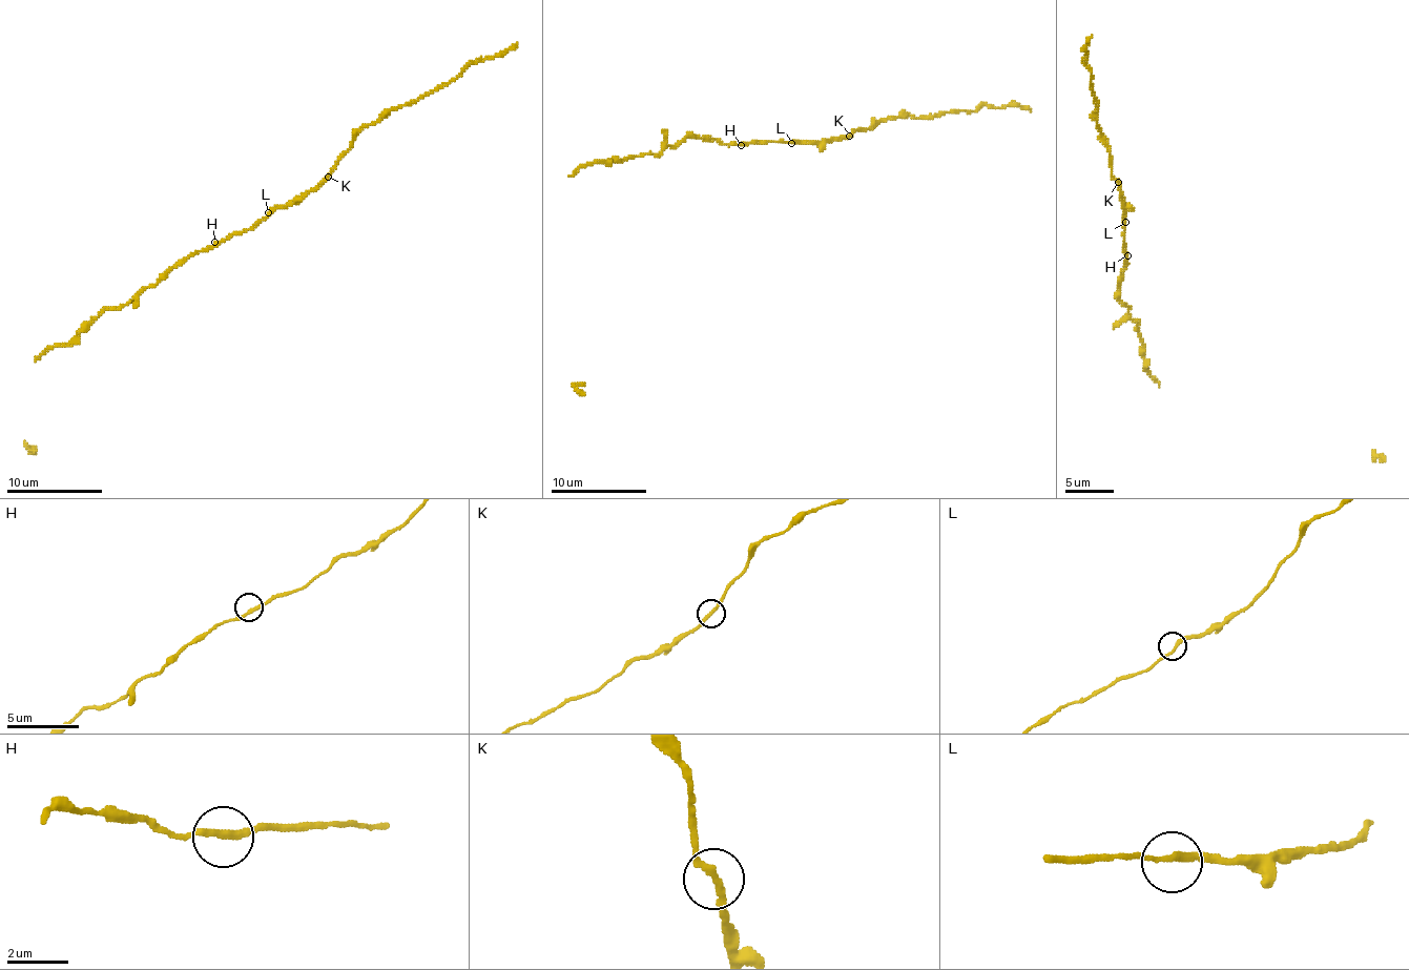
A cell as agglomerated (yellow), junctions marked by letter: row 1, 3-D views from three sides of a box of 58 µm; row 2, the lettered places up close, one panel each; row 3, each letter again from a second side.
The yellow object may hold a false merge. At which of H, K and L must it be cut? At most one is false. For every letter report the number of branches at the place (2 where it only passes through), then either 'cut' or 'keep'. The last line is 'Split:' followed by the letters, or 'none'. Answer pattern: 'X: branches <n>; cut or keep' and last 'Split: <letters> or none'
H: branches 2; keep
K: branches 2; cut
L: branches 2; keep
Split: K

